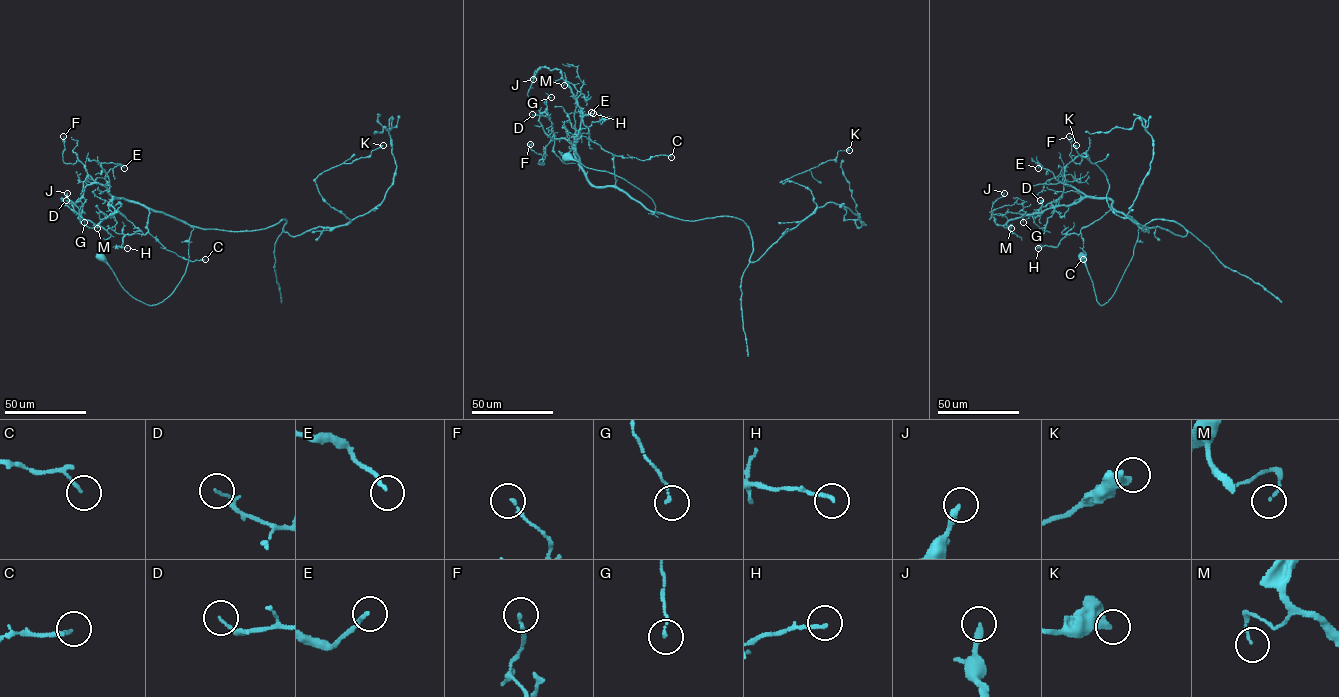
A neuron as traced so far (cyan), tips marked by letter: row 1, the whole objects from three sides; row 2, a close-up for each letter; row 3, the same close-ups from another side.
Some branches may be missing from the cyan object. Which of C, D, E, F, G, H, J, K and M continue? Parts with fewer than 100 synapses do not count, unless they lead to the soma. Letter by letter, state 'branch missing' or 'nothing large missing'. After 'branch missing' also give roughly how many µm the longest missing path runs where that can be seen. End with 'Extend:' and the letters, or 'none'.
C: nothing large missing
D: nothing large missing
E: nothing large missing
F: nothing large missing
G: nothing large missing
H: nothing large missing
J: nothing large missing
K: nothing large missing
M: nothing large missing
Extend: none

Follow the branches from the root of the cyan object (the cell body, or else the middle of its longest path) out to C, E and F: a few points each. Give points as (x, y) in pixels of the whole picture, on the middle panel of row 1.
C: (567, 156), (625, 179), (652, 199), (657, 214), (616, 185), (613, 156), (643, 160), (661, 155), (671, 157)
E: (567, 156), (625, 179), (659, 214), (589, 180), (567, 115), (591, 112)
F: (567, 156), (625, 179), (659, 214), (615, 187), (594, 186), (565, 139), (552, 139), (544, 156), (530, 144)

